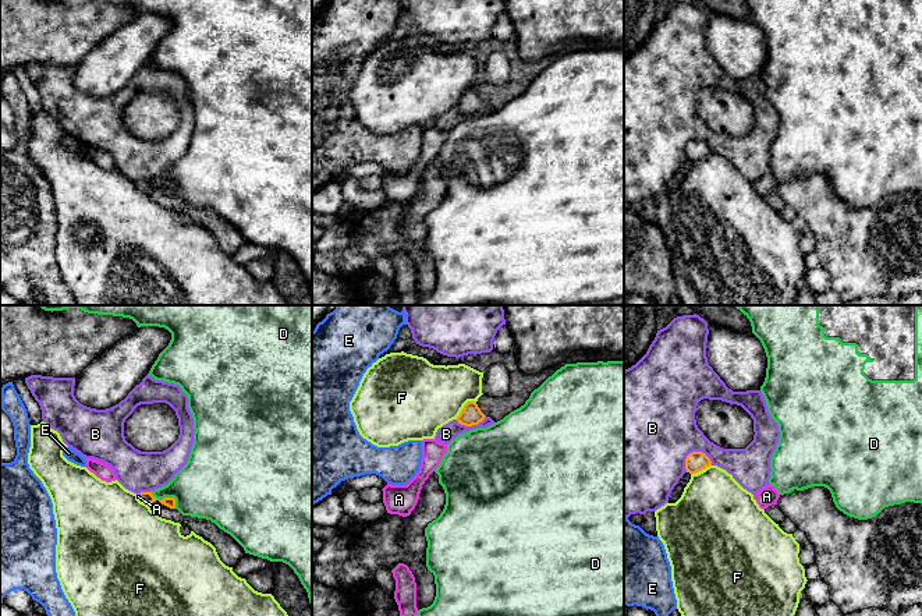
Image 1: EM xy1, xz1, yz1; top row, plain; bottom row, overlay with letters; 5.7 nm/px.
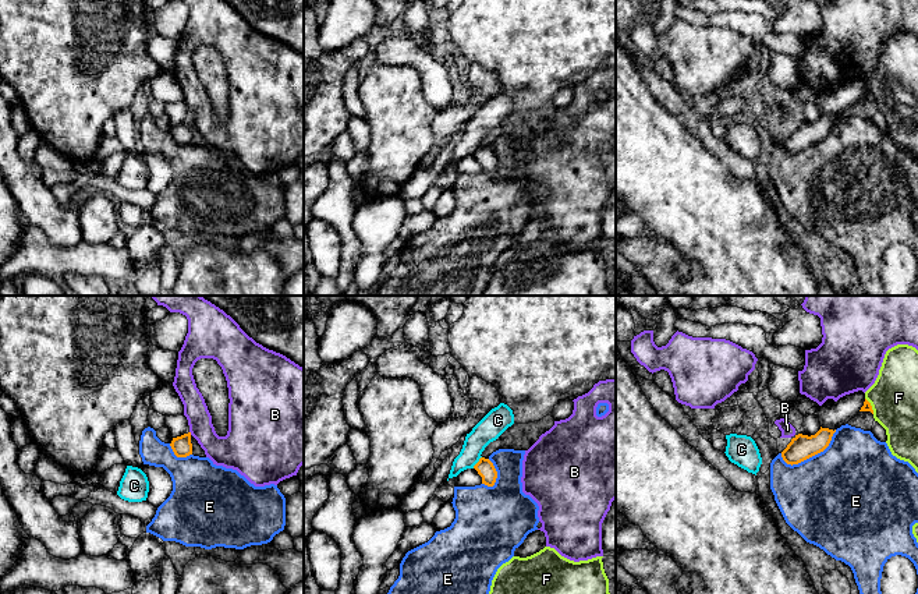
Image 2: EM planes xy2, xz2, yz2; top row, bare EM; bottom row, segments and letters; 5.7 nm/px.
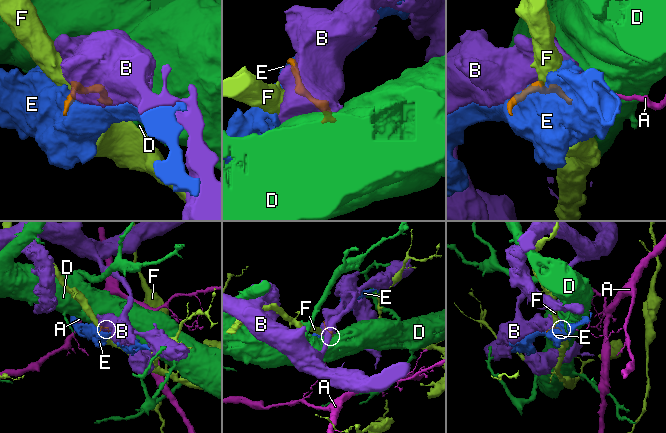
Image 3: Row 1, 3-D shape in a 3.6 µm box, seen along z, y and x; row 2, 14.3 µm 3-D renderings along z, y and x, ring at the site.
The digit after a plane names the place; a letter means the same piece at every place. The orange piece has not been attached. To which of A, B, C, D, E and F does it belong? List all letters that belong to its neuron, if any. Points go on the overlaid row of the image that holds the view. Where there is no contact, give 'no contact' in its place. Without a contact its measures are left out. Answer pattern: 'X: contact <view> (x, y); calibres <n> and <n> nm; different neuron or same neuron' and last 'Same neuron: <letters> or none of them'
A: contact xy1 (141, 498); calibres 70 and 20 nm; same neuron
B: contact yz1 (699, 452); calibres 120 and 400 nm; different neuron
C: contact xz2 (478, 462); calibres 100 and 150 nm; different neuron
D: contact xy1 (166, 498); calibres 70 and 360 nm; different neuron
E: contact yz2 (812, 455); calibres 140 and 480 nm; different neuron
F: contact xz1 (464, 407); calibres 120 and 400 nm; different neuron
Same neuron: A

